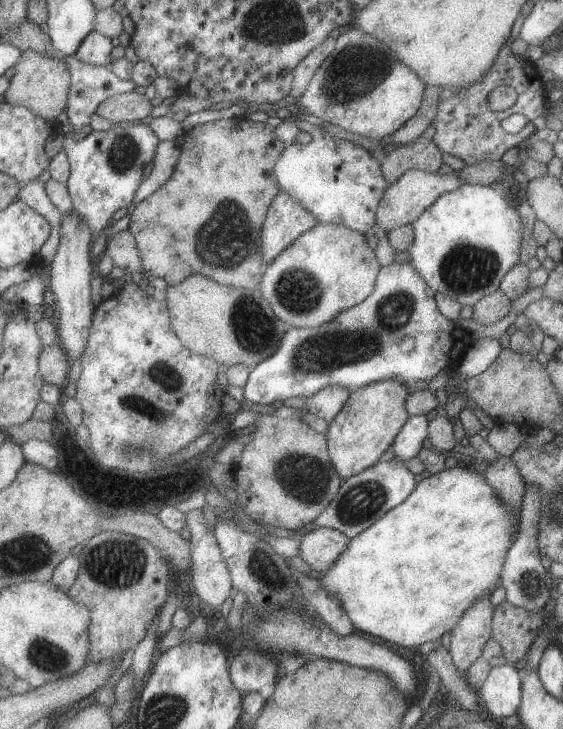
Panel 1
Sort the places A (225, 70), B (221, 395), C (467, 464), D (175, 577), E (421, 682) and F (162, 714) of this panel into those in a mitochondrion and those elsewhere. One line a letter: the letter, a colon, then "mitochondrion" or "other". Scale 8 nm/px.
A: other
B: other
C: other
D: other
E: other
F: mitochondrion

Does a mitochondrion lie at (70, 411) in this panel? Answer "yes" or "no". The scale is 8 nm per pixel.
no

